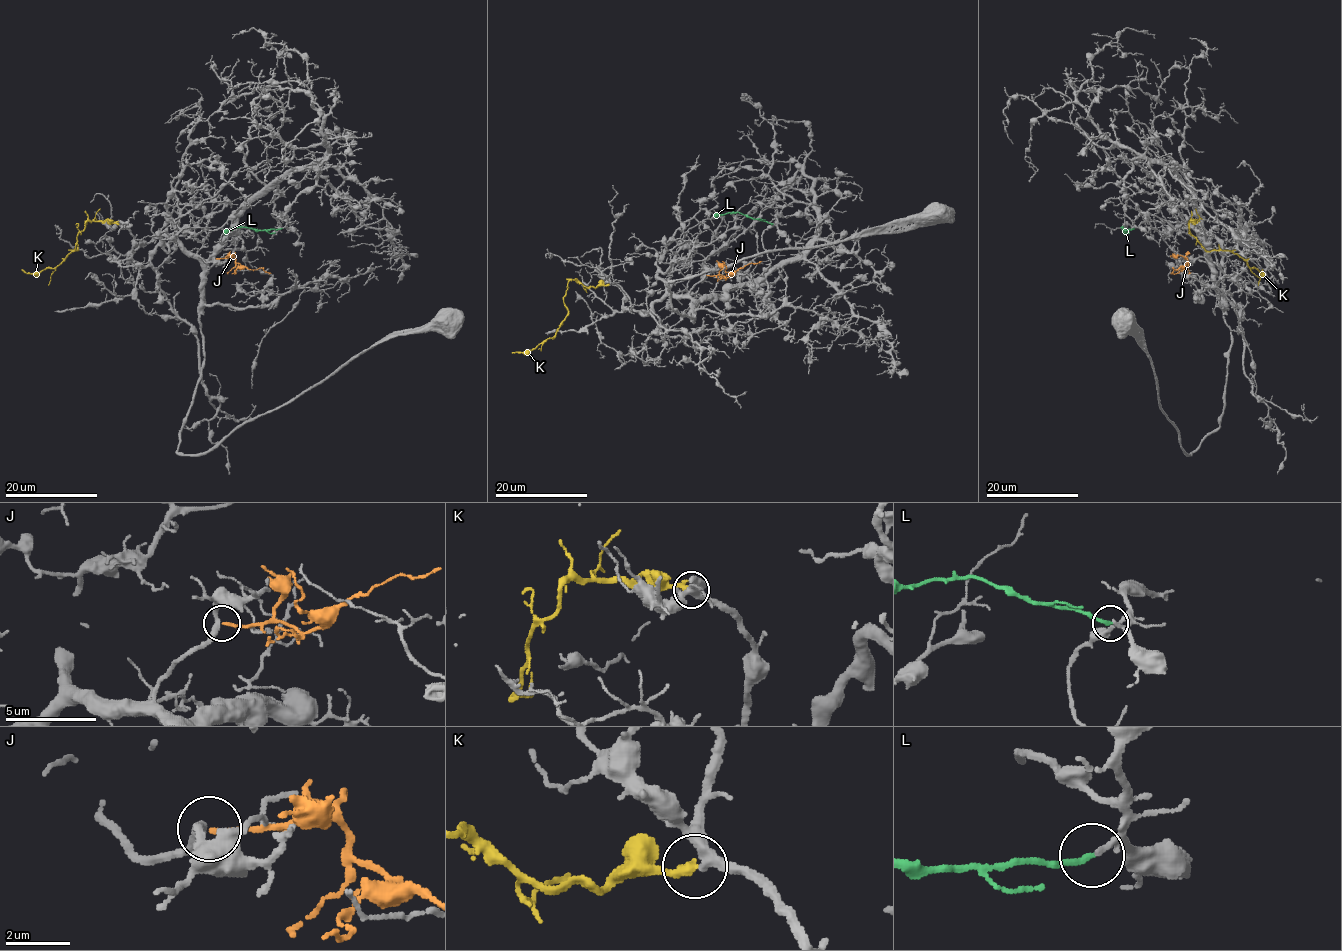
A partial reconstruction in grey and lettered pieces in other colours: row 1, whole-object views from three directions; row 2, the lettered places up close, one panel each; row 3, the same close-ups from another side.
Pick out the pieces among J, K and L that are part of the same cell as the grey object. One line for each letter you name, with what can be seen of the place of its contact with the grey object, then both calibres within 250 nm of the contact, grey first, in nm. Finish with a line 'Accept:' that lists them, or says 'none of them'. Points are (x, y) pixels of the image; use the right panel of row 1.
L: contact (1133, 228); calibres 140 and 190 nm
Accept: L

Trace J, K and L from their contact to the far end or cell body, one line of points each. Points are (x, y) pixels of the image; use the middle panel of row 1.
J: (706, 275), (723, 275), (726, 278), (740, 268), (761, 261)
K: (609, 284), (586, 287), (571, 279), (564, 298), (567, 315), (557, 332), (529, 351), (512, 353)
L: (772, 224), (739, 212), (714, 216)

